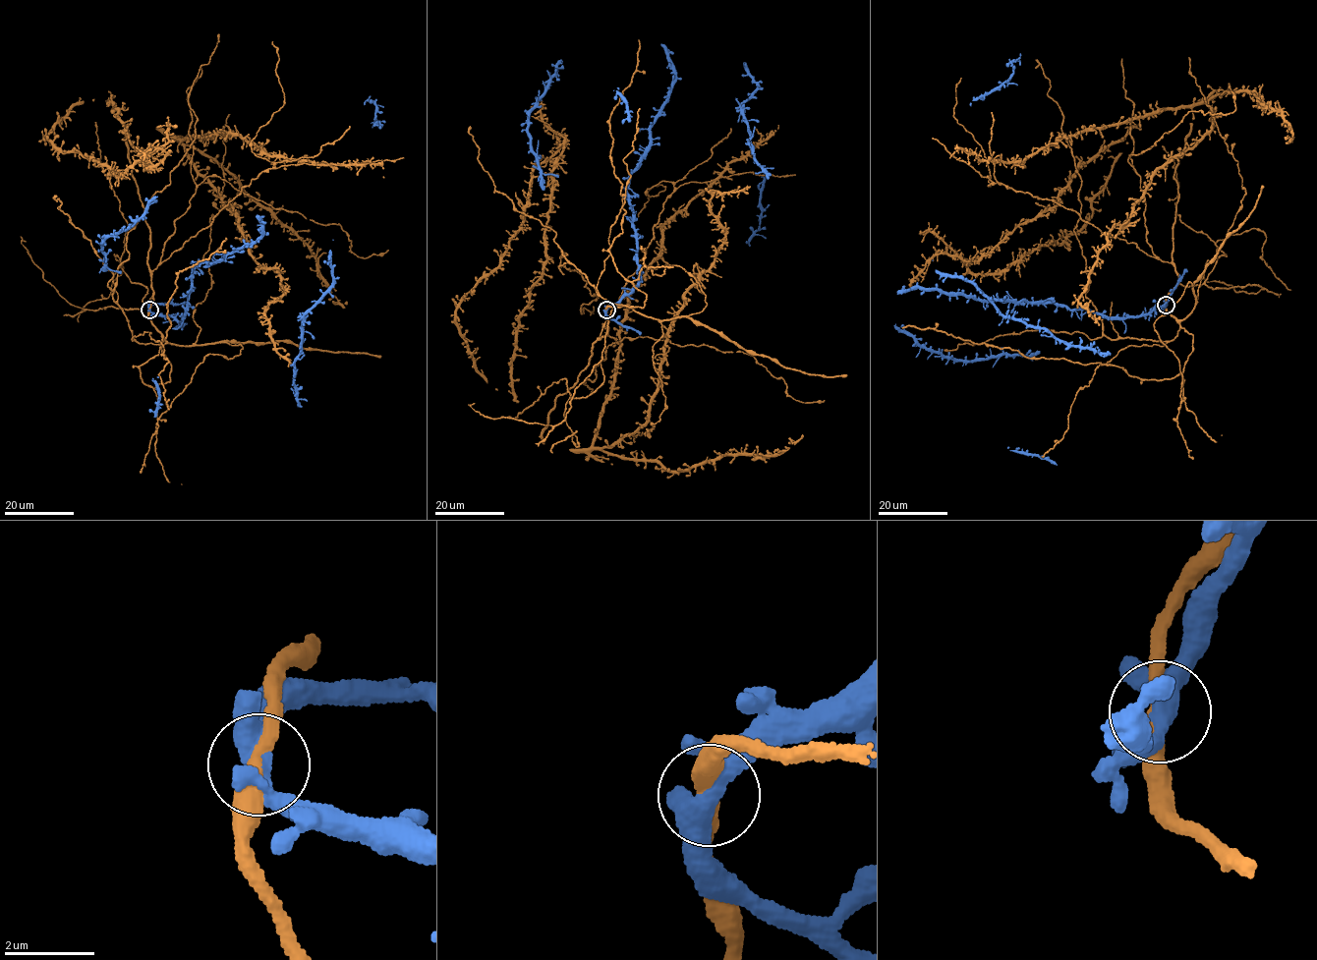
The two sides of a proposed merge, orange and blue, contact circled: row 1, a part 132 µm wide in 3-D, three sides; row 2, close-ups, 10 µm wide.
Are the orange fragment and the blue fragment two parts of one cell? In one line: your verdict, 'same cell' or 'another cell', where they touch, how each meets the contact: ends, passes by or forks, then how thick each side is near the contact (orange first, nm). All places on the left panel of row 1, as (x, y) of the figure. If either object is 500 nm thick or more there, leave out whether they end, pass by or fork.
another cell; place (149, 310); orange passes by; blue forks; calibres 320 and 360 nm

